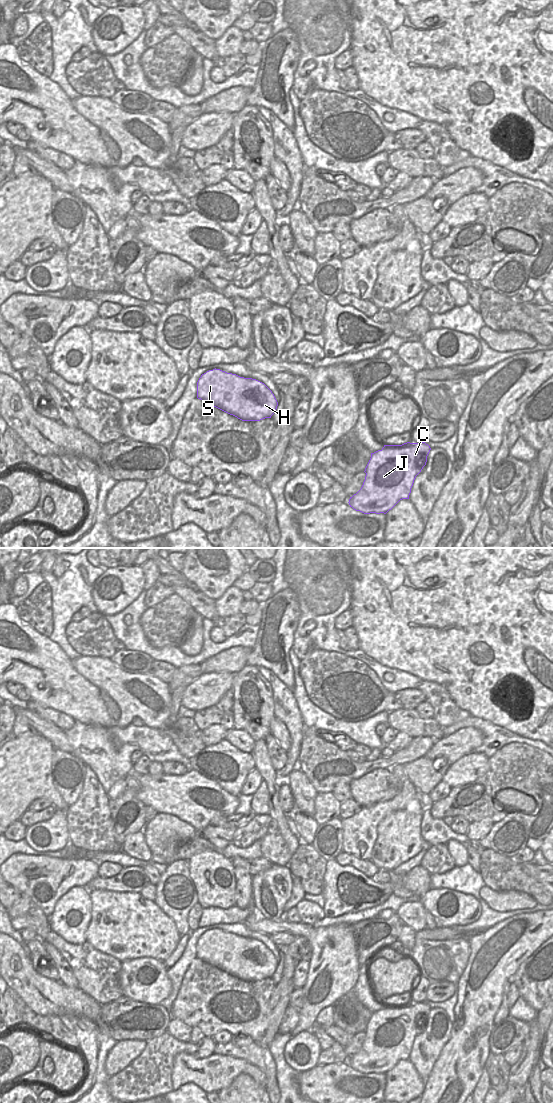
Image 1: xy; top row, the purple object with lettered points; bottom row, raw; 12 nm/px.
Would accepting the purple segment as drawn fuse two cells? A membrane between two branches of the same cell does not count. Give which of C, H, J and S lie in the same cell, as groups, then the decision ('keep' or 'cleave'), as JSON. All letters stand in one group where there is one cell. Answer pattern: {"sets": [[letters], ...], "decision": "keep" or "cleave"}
{"sets": [["C", "H", "J", "S"]], "decision": "keep"}

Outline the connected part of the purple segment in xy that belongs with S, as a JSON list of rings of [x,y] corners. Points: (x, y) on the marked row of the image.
[[[216,368],[199,378],[197,398],[242,421],[271,418],[278,406],[264,383]]]

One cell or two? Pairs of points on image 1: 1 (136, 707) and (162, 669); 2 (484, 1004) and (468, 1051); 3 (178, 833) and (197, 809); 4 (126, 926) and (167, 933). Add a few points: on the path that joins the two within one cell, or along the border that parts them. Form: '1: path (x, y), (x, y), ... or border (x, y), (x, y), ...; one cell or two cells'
1: border (146, 673), (156, 676), (167, 684); two cells
2: path (474, 1016), (469, 1039); one cell
3: border (165, 813), (175, 815), (187, 822), (198, 832); two cells
4: path (136, 928), (141, 930), (157, 930); one cell

